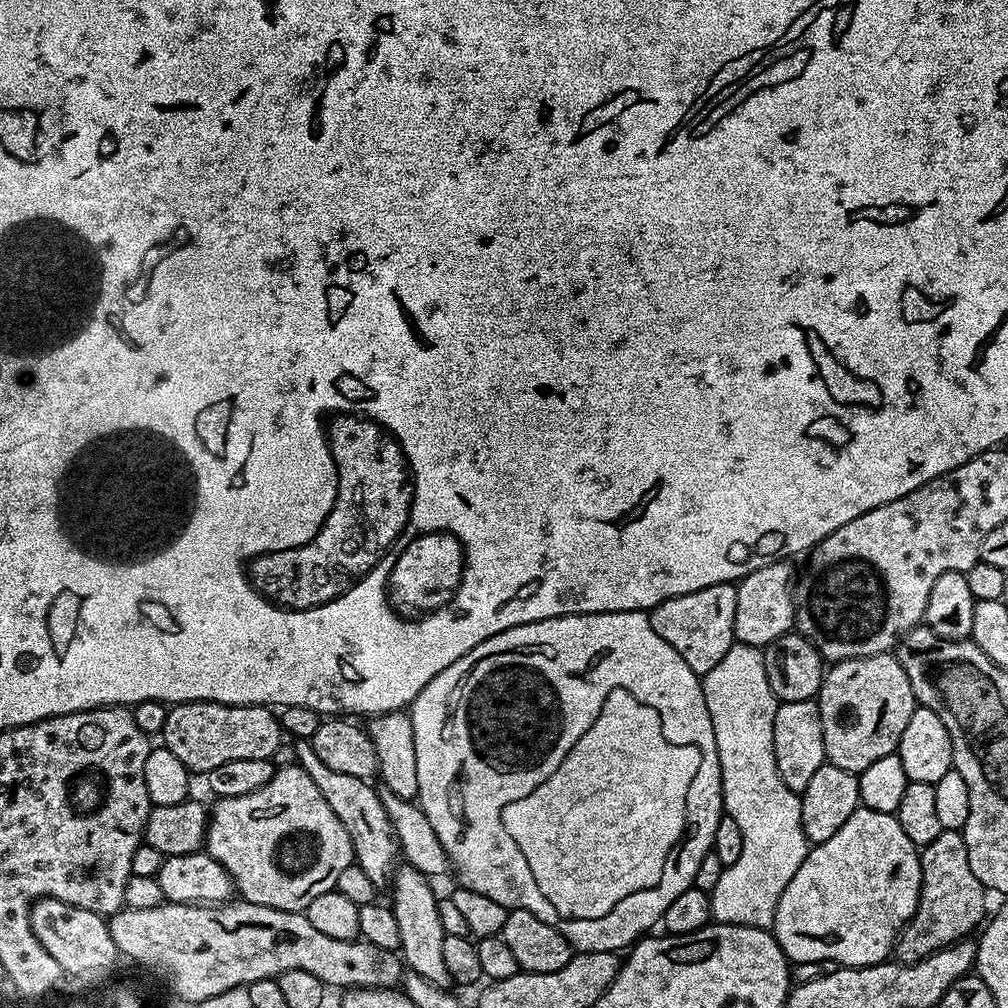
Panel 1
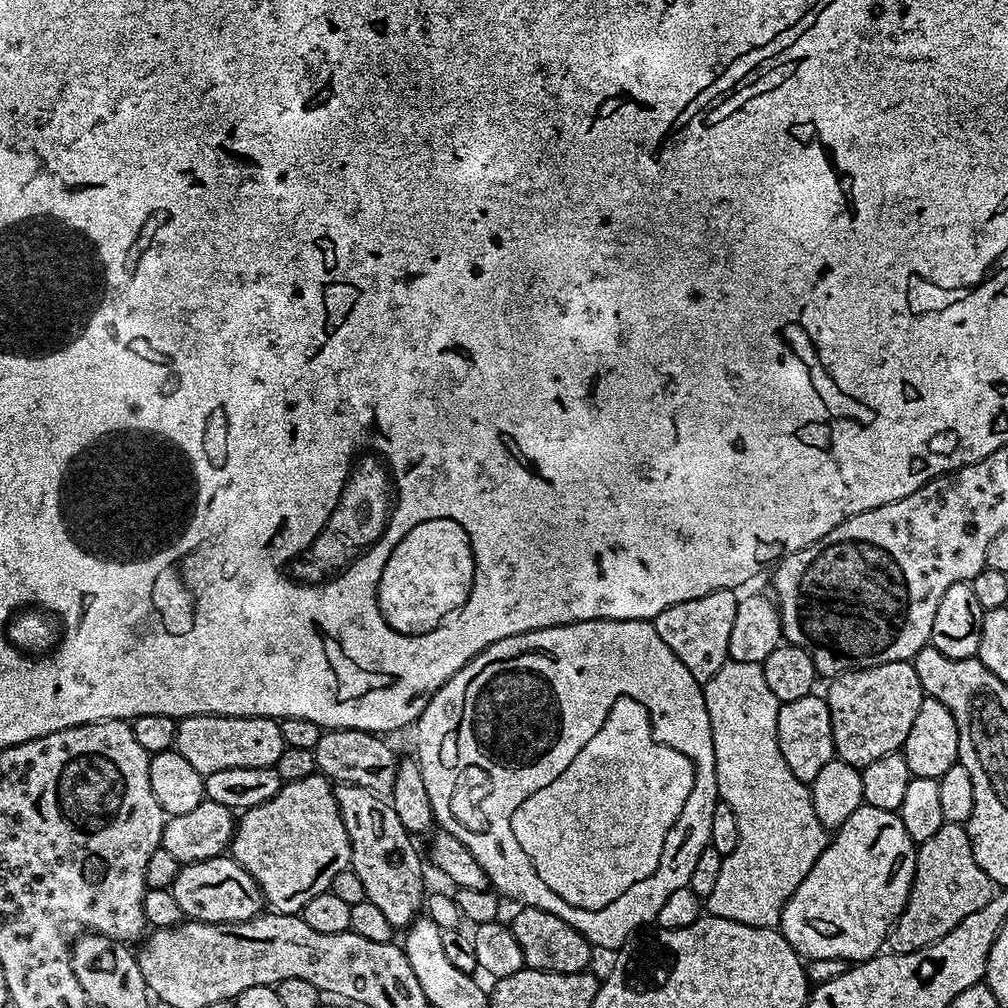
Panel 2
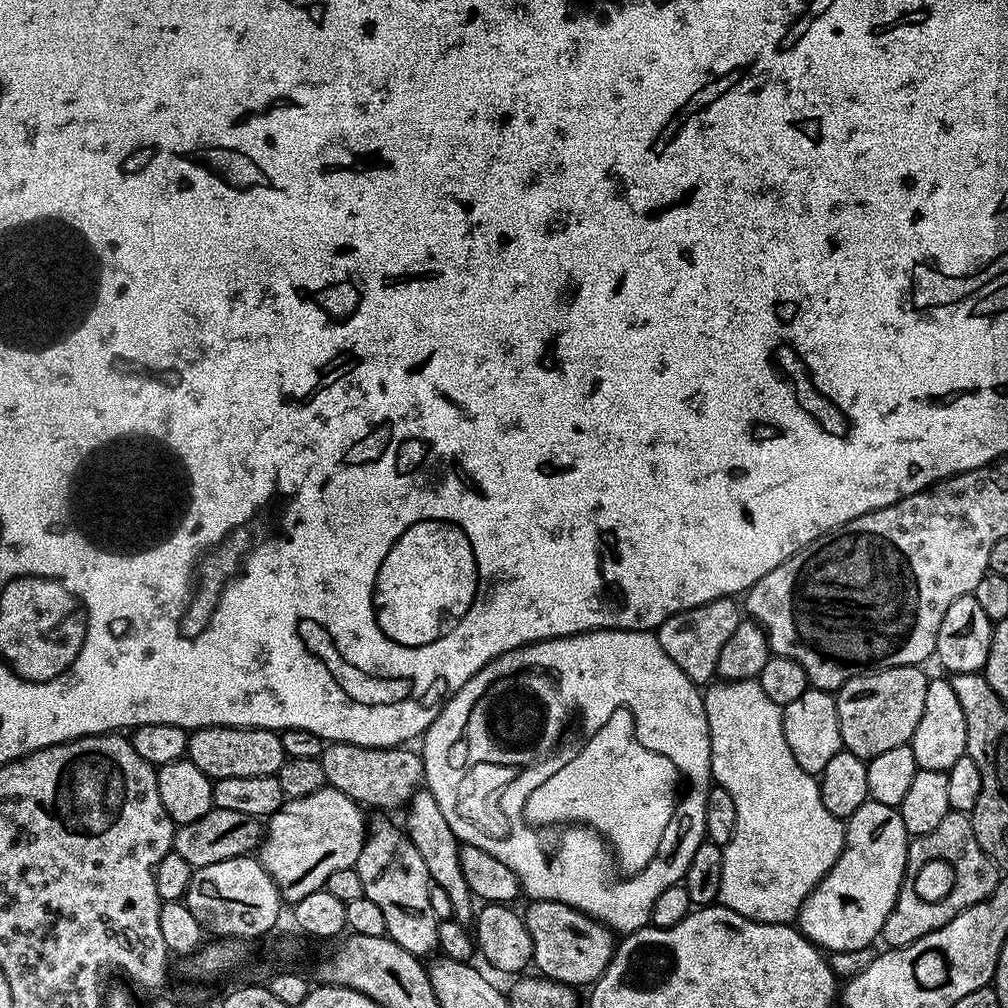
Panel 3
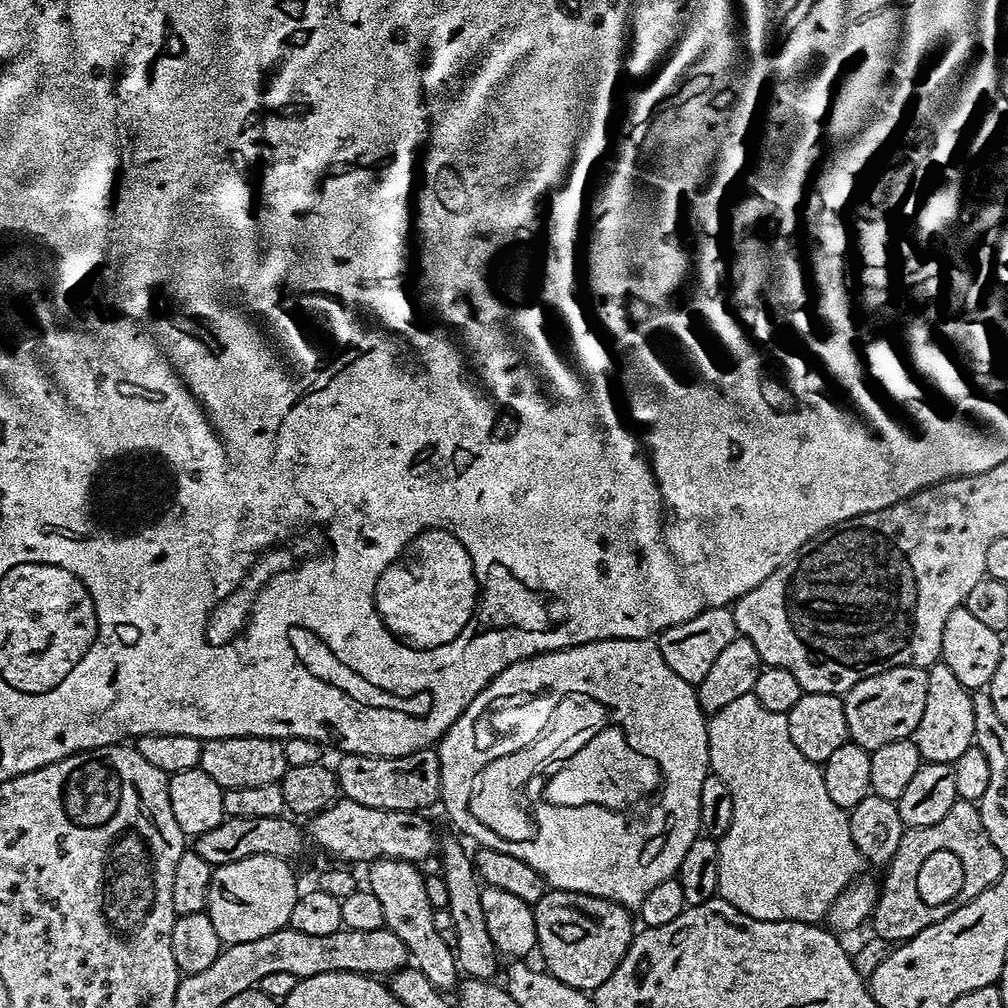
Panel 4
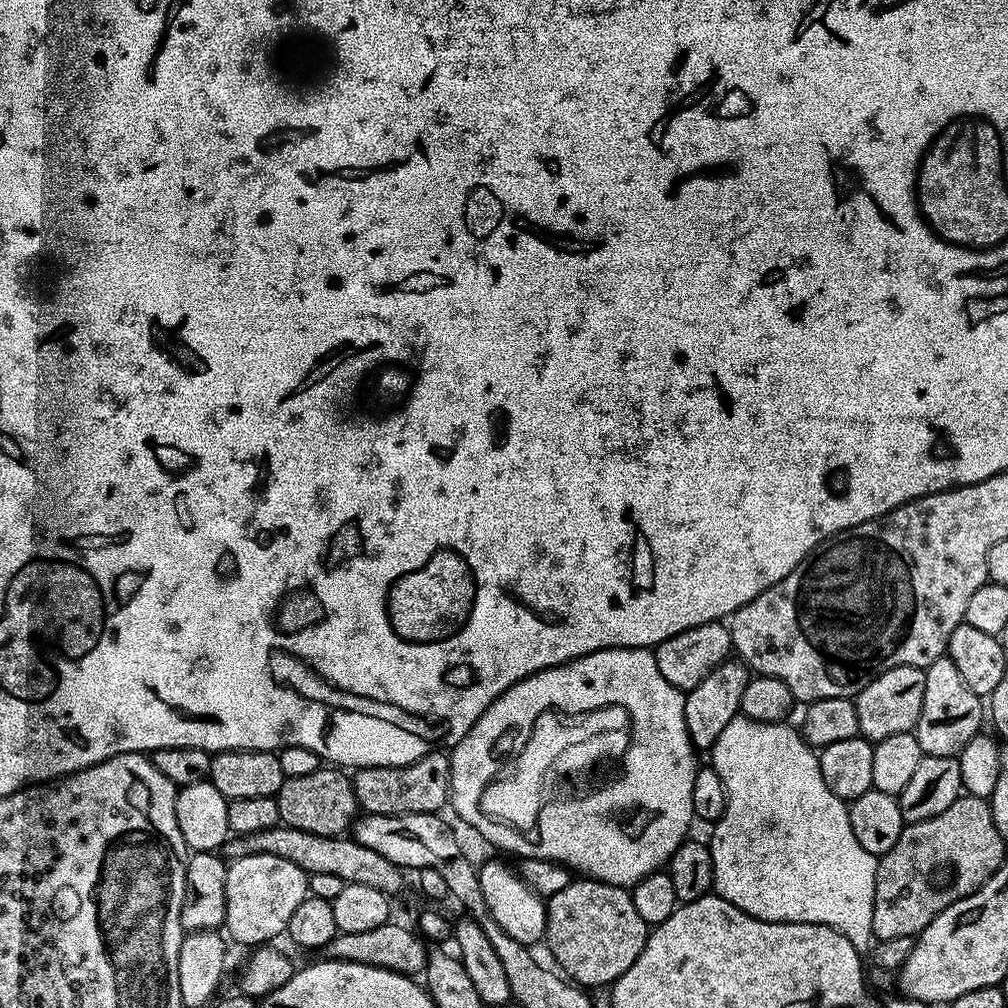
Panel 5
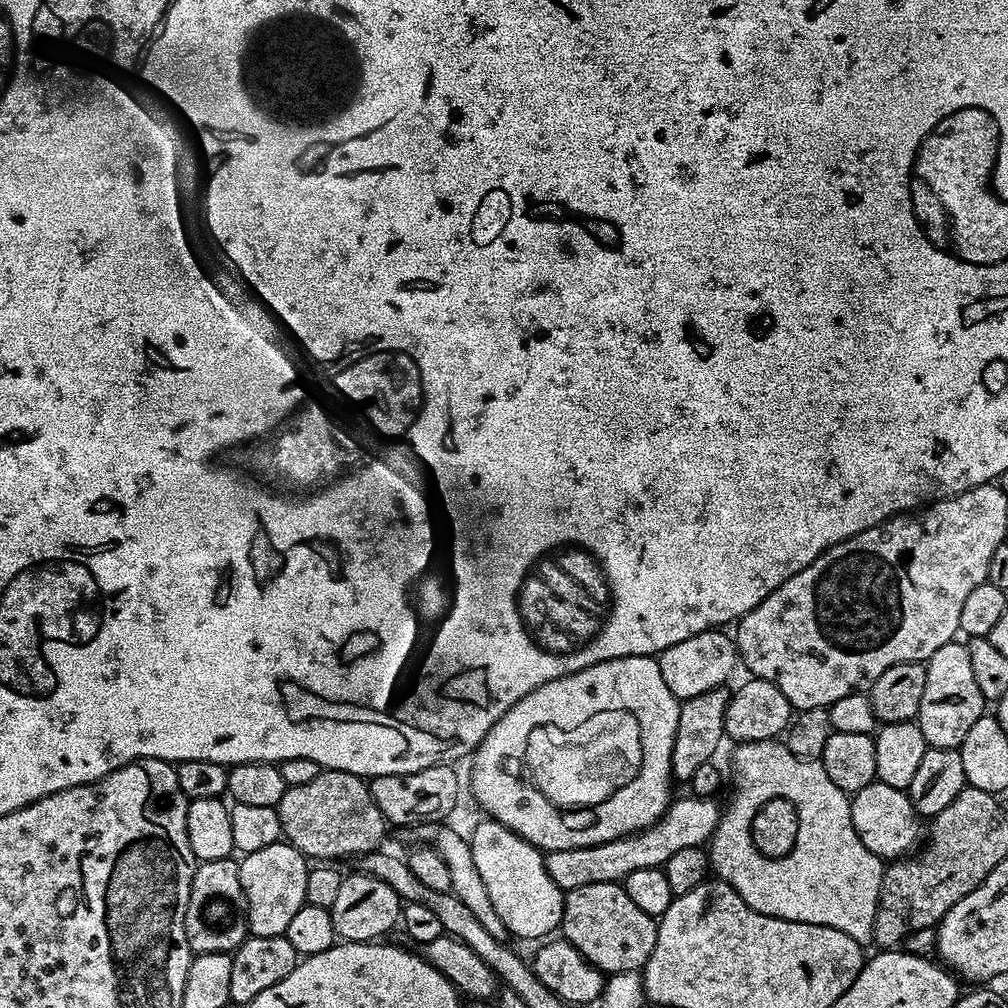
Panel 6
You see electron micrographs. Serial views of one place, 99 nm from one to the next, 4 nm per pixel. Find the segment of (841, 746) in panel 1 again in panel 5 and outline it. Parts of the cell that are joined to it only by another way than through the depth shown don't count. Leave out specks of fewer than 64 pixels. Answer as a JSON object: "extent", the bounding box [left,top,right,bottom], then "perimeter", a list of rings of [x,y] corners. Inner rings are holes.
{"extent":[854,664,926,742],"perimeter":[[[907,664],[886,670],[878,678],[874,678],[874,682],[867,684],[854,697],[861,735],[875,742],[915,729],[922,714],[922,694],[926,694],[926,671],[923,668]]]}

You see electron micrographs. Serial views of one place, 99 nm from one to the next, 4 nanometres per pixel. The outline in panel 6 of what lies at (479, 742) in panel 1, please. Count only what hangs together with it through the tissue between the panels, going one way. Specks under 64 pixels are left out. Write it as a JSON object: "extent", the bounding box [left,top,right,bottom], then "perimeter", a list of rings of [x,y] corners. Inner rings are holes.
{"extent":[471,656,681,852],"perimeter":[[[627,656],[626,658],[614,658],[606,662],[598,662],[586,670],[578,670],[566,678],[558,678],[554,682],[546,682],[546,686],[538,686],[526,698],[519,700],[486,734],[486,738],[476,747],[474,755],[471,757],[472,763],[472,796],[480,803],[480,808],[484,814],[490,814],[491,819],[497,820],[502,826],[506,826],[514,834],[518,834],[526,842],[530,842],[535,848],[544,852],[554,850],[574,850],[582,846],[598,846],[602,842],[617,840],[623,836],[628,836],[631,832],[641,832],[644,828],[649,828],[659,820],[670,801],[673,799],[672,784],[672,751],[674,750],[674,738],[678,730],[678,714],[680,713],[681,701],[677,700],[674,694],[666,687],[666,681],[662,679],[660,661],[656,656]],[[534,783],[539,788],[544,788],[546,796],[560,796],[560,788],[585,788],[589,794],[595,792],[612,792],[605,800],[597,799],[592,802],[592,812],[571,812],[567,808],[564,812],[556,812],[556,808],[548,808],[548,799],[536,800],[536,804],[528,804],[524,800],[524,786]]]}

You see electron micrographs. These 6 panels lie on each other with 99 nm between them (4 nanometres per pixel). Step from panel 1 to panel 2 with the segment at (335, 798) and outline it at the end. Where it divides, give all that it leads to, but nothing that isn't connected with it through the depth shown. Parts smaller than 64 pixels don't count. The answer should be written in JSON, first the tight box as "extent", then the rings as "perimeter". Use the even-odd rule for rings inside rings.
{"extent":[334,784,426,929],"perimeter":[[[336,784],[334,791],[352,851],[350,867],[362,881],[366,899],[386,914],[386,922],[390,922],[393,929],[407,929],[417,919],[416,911],[419,908],[421,911],[426,900],[424,864],[419,850],[412,845],[413,833],[402,826],[385,797],[353,784]]]}

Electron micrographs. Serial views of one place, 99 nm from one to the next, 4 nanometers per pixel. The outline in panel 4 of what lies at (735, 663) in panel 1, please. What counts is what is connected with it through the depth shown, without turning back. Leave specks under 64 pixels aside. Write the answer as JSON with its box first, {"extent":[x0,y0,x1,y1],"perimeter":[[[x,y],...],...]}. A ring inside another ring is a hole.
{"extent":[707,692,862,924],"perimeter":[[[751,692],[742,694],[742,698],[734,698],[734,702],[722,706],[722,710],[711,713],[707,717],[707,721],[708,762],[711,771],[718,778],[722,778],[722,782],[726,782],[726,786],[730,786],[730,794],[734,798],[734,818],[730,822],[730,830],[726,830],[726,834],[719,837],[718,840],[720,846],[718,854],[719,899],[730,902],[730,906],[742,910],[742,914],[759,920],[797,920],[803,924],[815,924],[823,921],[832,908],[832,904],[838,898],[838,894],[846,891],[849,884],[861,875],[860,864],[862,865],[860,851],[858,846],[854,846],[854,838],[850,834],[848,812],[843,808],[834,806],[834,802],[830,799],[830,793],[826,790],[826,782],[824,781],[823,767],[810,762],[810,758],[806,758],[806,754],[800,753],[798,746],[794,746],[794,742],[790,739],[787,715],[783,712],[766,710],[766,706],[762,706],[762,702],[758,702],[758,698],[753,696]]]}

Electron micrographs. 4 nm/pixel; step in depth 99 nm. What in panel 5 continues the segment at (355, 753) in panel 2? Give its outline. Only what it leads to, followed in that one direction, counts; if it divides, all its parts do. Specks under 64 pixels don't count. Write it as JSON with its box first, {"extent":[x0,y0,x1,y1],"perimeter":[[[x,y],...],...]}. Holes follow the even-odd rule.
{"extent":[351,750,452,816],"perimeter":[[[437,750],[418,758],[418,762],[410,762],[406,766],[370,766],[369,768],[357,768],[351,777],[356,795],[357,805],[369,816],[405,816],[406,814],[430,814],[431,812],[439,813],[443,804],[447,805],[450,800],[452,790],[452,761],[443,751]]]}

